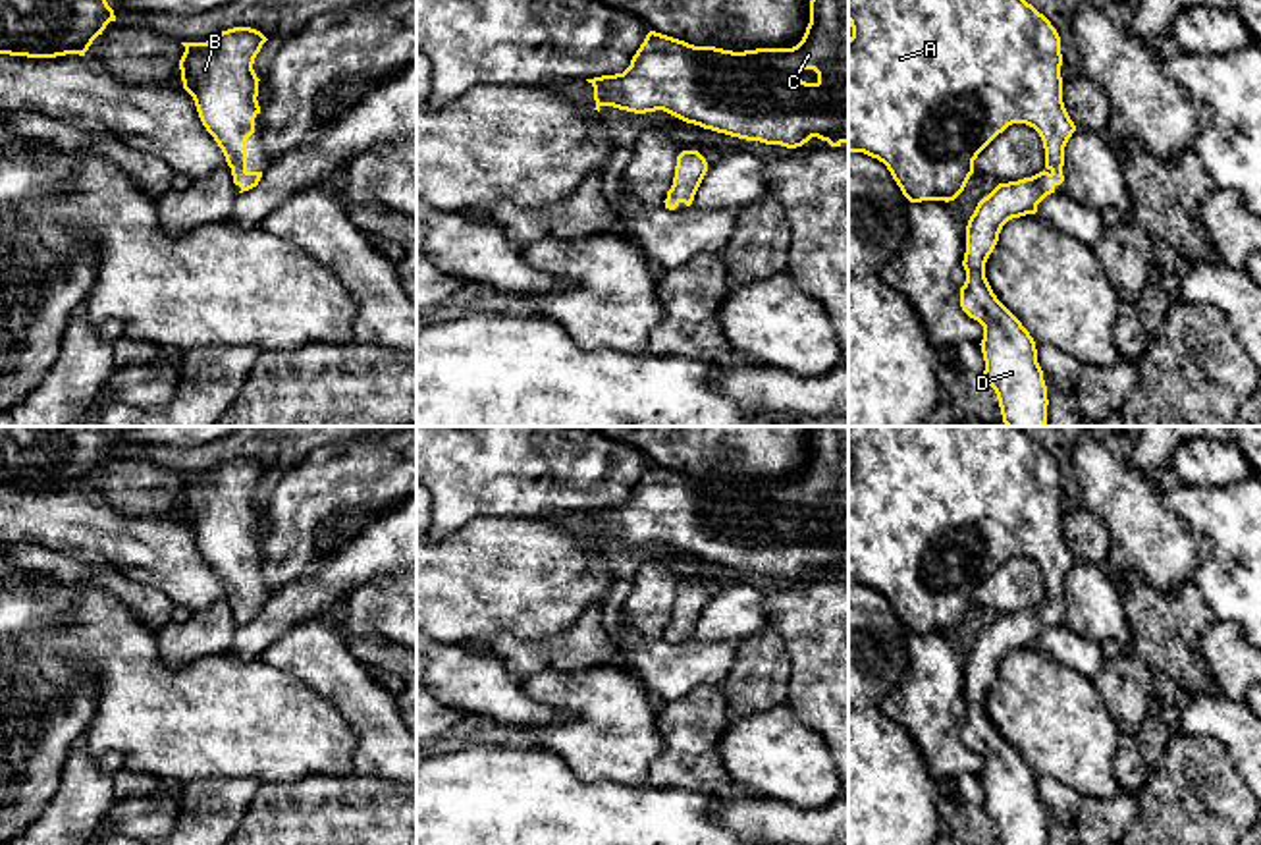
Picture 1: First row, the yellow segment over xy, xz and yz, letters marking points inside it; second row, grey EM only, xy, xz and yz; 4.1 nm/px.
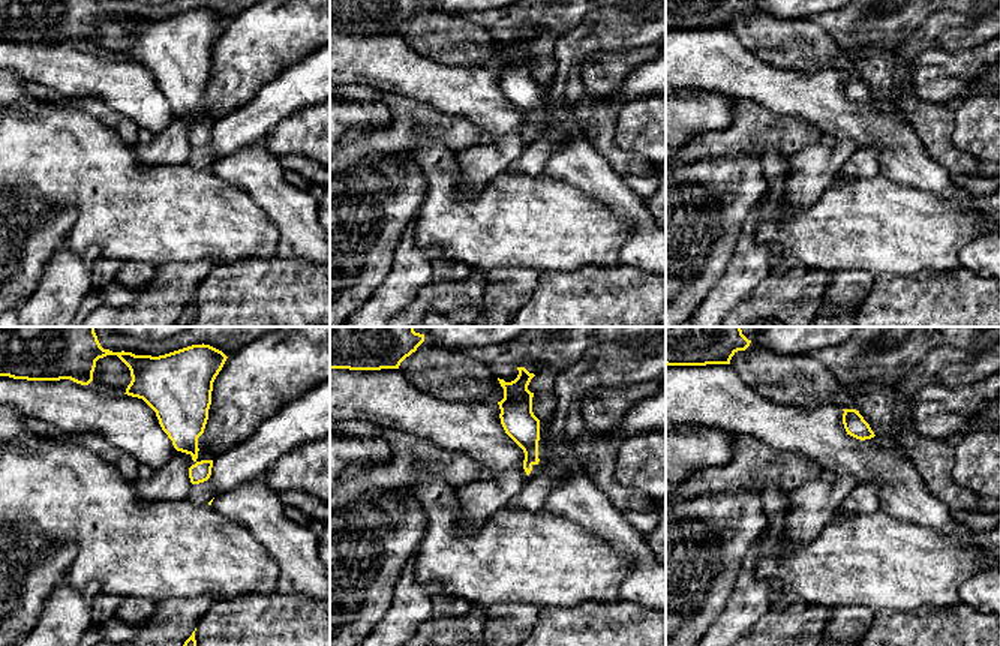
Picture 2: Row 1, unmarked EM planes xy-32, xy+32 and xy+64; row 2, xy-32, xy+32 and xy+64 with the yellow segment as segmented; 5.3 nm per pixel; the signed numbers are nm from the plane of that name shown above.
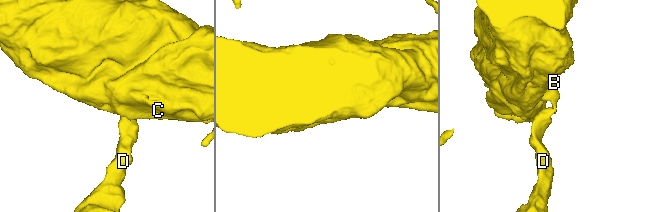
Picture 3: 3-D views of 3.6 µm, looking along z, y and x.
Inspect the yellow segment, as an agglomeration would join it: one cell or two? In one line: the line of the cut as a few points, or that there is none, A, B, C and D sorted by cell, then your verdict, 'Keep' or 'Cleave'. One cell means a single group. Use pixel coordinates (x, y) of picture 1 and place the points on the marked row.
No split. Groups: A B C D. Keep

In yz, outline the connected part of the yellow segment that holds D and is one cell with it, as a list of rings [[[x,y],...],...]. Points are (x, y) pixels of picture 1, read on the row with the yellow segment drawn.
[[[848,0],[848,23],[852,27],[852,37],[848,39],[848,152],[864,152],[872,158],[877,158],[887,166],[893,179],[900,187],[902,195],[910,203],[922,203],[922,201],[954,201],[966,187],[970,176],[974,174],[974,160],[978,154],[1008,125],[1012,123],[1026,123],[1033,127],[1045,149],[1045,170],[1024,177],[1018,181],[999,183],[987,197],[983,197],[974,214],[968,220],[966,226],[966,253],[962,266],[966,270],[966,282],[960,287],[960,307],[962,311],[978,320],[983,326],[983,340],[981,340],[981,353],[985,361],[983,376],[989,382],[989,386],[995,390],[1003,422],[1006,426],[1045,426],[1047,424],[1047,386],[1043,380],[1043,370],[1037,363],[1037,349],[1035,341],[1030,336],[1030,332],[1022,326],[1022,322],[997,299],[993,293],[987,278],[985,278],[985,262],[989,255],[993,253],[999,233],[1003,226],[1012,220],[1026,214],[1035,214],[1037,204],[1051,193],[1055,193],[1055,187],[1064,181],[1062,166],[1064,166],[1064,147],[1072,133],[1076,131],[1074,122],[1070,120],[1064,102],[1062,102],[1062,77],[1060,77],[1060,66],[1062,66],[1062,54],[1060,54],[1060,37],[1057,29],[1051,25],[1051,21],[1039,14],[1032,4],[1026,0]]]

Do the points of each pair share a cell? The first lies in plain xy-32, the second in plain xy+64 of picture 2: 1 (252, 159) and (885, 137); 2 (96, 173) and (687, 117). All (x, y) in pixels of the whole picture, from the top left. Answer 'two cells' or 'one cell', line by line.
1: one cell
2: two cells

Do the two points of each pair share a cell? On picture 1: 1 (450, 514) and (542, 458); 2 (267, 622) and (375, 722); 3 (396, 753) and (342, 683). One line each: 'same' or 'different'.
1: same
2: different
3: same

